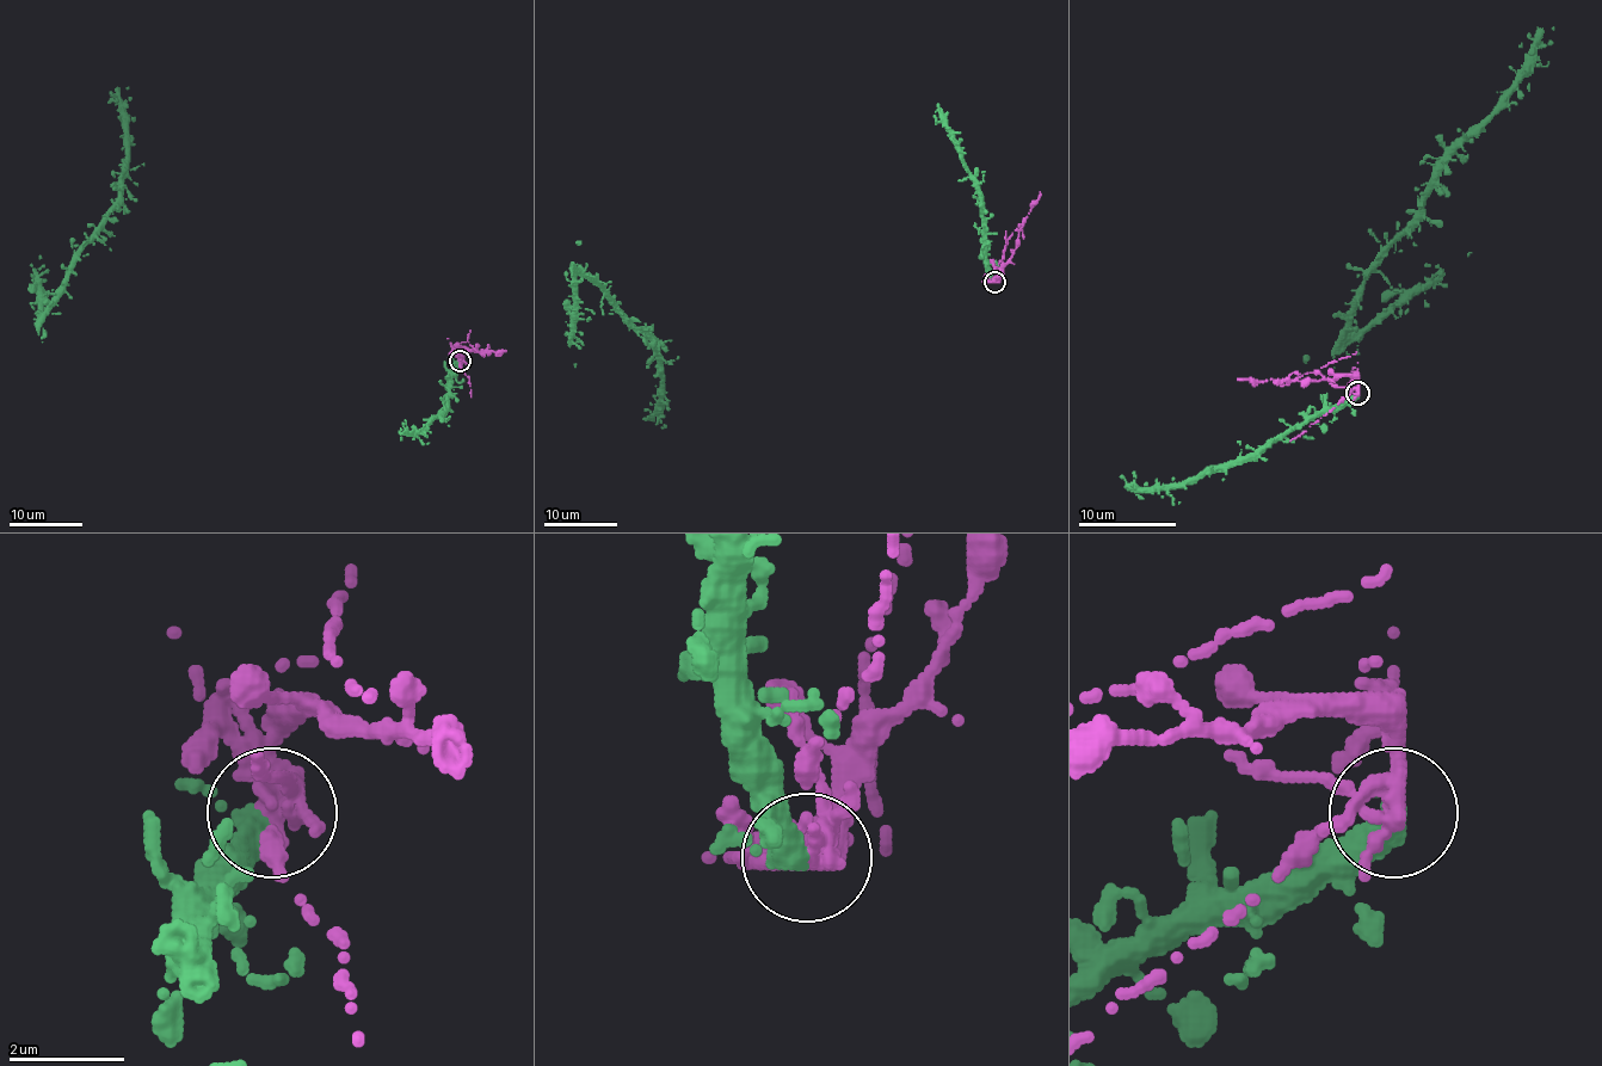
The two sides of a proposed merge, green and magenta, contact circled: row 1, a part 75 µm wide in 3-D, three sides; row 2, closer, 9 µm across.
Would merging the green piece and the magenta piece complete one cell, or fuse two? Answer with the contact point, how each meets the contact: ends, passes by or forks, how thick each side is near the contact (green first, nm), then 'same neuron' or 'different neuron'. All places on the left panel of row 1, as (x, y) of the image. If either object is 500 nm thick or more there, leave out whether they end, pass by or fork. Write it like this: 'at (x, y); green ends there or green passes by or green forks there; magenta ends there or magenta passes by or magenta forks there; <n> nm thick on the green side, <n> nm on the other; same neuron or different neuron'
at (460, 361); green ends there; magenta passes by; 440 nm thick on the green side, 420 nm on the other; different neuron

